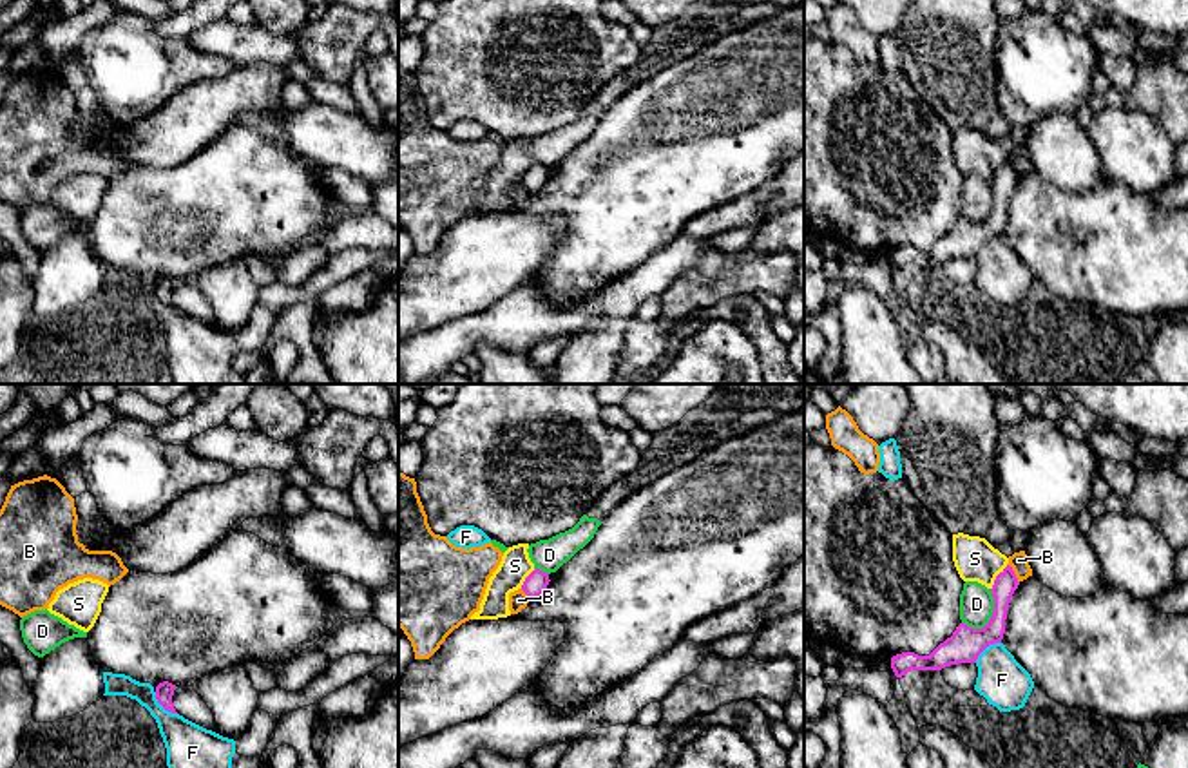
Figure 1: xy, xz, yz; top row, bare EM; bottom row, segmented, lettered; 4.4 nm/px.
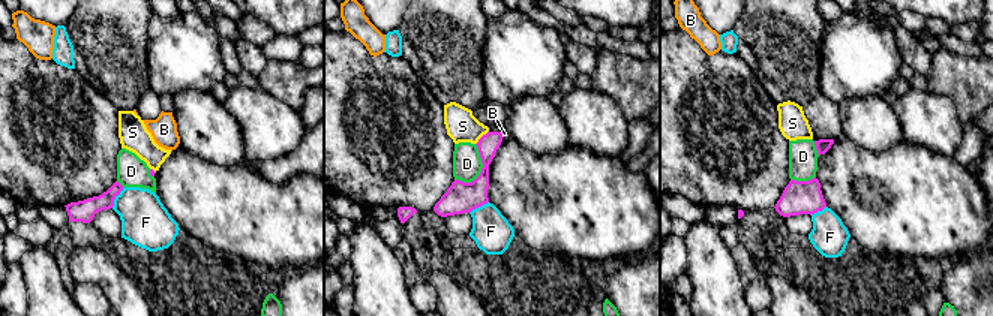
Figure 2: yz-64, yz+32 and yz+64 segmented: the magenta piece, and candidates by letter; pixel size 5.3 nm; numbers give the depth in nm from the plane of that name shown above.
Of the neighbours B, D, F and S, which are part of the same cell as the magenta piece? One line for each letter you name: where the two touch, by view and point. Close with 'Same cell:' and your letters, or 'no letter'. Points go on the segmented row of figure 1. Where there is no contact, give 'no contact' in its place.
Same cell: no letter

